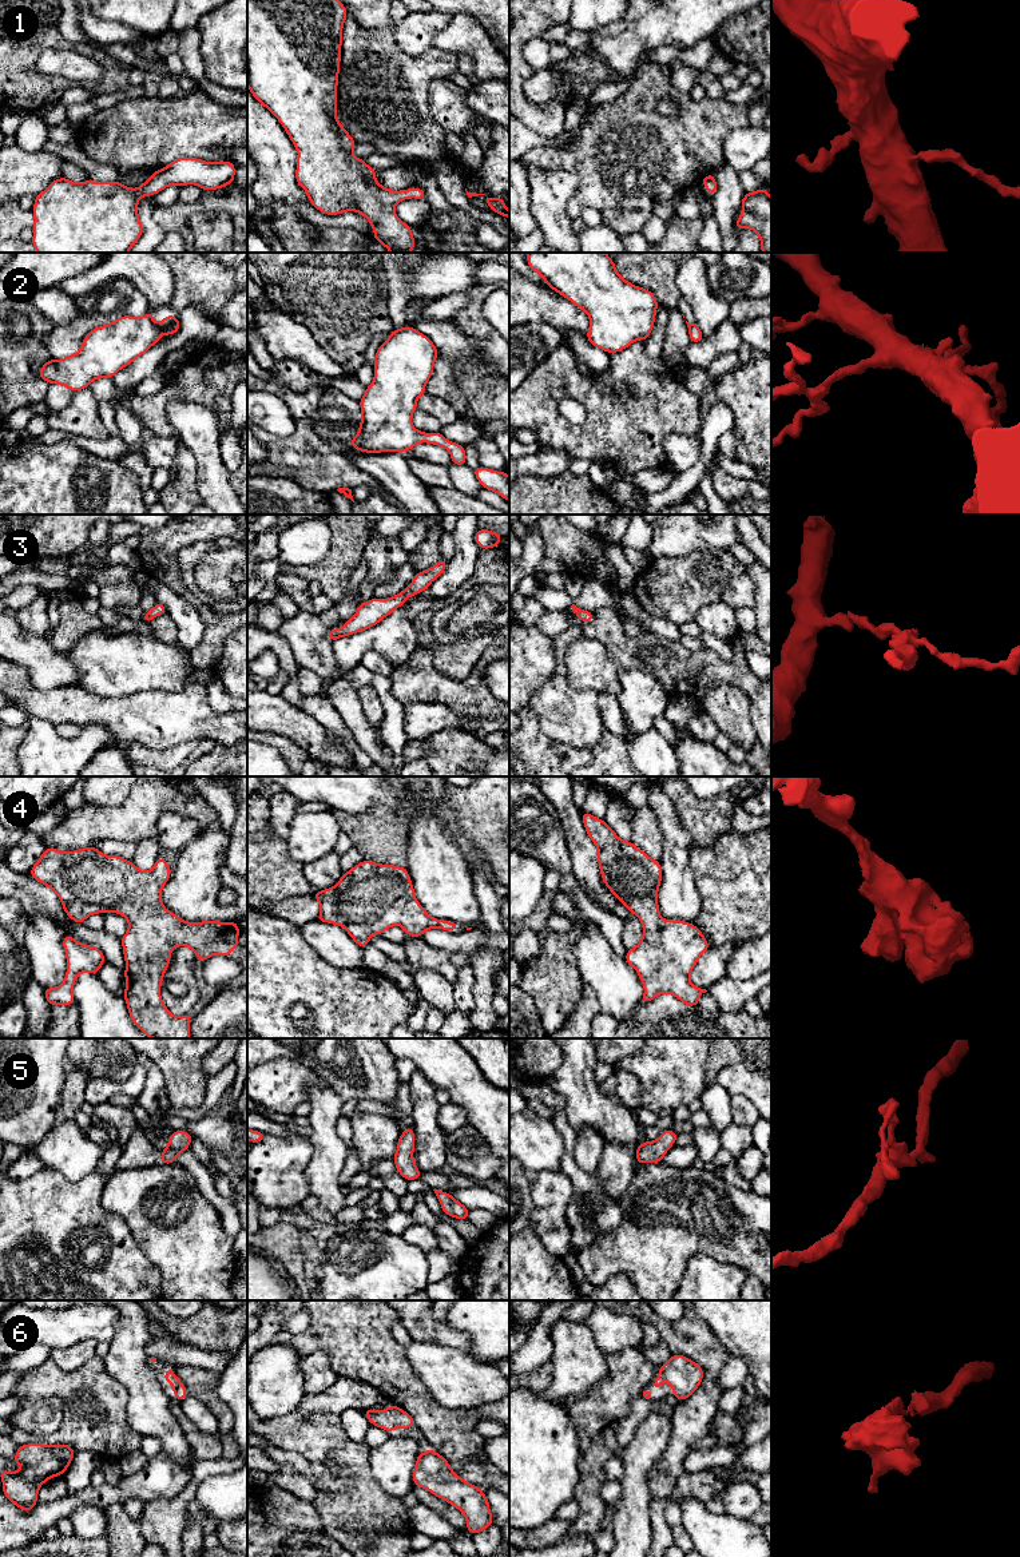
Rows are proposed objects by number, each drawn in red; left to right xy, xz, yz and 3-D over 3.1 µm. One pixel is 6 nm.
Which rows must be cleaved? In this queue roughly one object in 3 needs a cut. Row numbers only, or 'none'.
none

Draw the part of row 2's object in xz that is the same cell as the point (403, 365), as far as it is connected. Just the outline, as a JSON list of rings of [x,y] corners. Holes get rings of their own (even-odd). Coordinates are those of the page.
[[[413,326],[394,329],[389,338],[377,349],[374,356],[374,380],[366,388],[358,401],[362,412],[358,433],[350,440],[352,448],[365,453],[410,450],[420,442],[434,444],[445,448],[453,465],[465,465],[467,454],[464,445],[445,438],[440,432],[418,432],[412,425],[412,416],[417,409],[417,400],[425,392],[425,385],[433,374],[438,350],[432,339]]]

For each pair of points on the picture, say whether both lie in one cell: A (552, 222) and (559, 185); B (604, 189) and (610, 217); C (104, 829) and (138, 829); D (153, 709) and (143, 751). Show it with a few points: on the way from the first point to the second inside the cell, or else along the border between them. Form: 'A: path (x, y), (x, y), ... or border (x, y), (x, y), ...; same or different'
A: path (552, 213), (552, 194); same
B: border (639, 210), (604, 210), (602, 213); different
C: path (112, 829), (130, 829); same
D: border (175, 746), (150, 749), (134, 742), (129, 747); different

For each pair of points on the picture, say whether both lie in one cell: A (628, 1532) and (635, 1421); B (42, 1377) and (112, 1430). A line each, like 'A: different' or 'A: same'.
A: different
B: same

